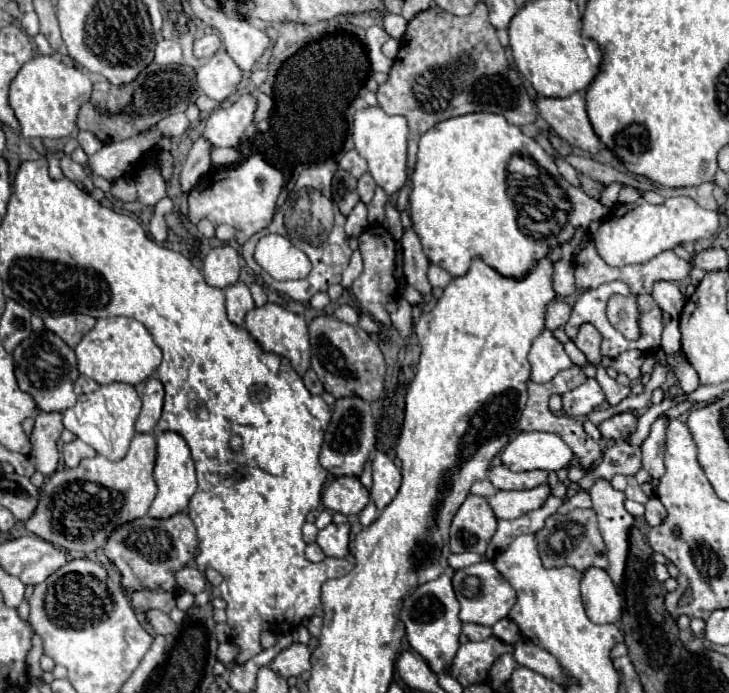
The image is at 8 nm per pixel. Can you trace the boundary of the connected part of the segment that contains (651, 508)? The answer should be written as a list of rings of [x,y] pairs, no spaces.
[[[652,497],[652,499],[646,503],[646,515],[644,515],[644,517],[646,517],[646,521],[648,521],[650,527],[660,525],[666,515],[668,515],[668,513],[666,513],[666,509],[664,509],[664,505],[662,505],[662,501],[660,501],[658,497]]]

